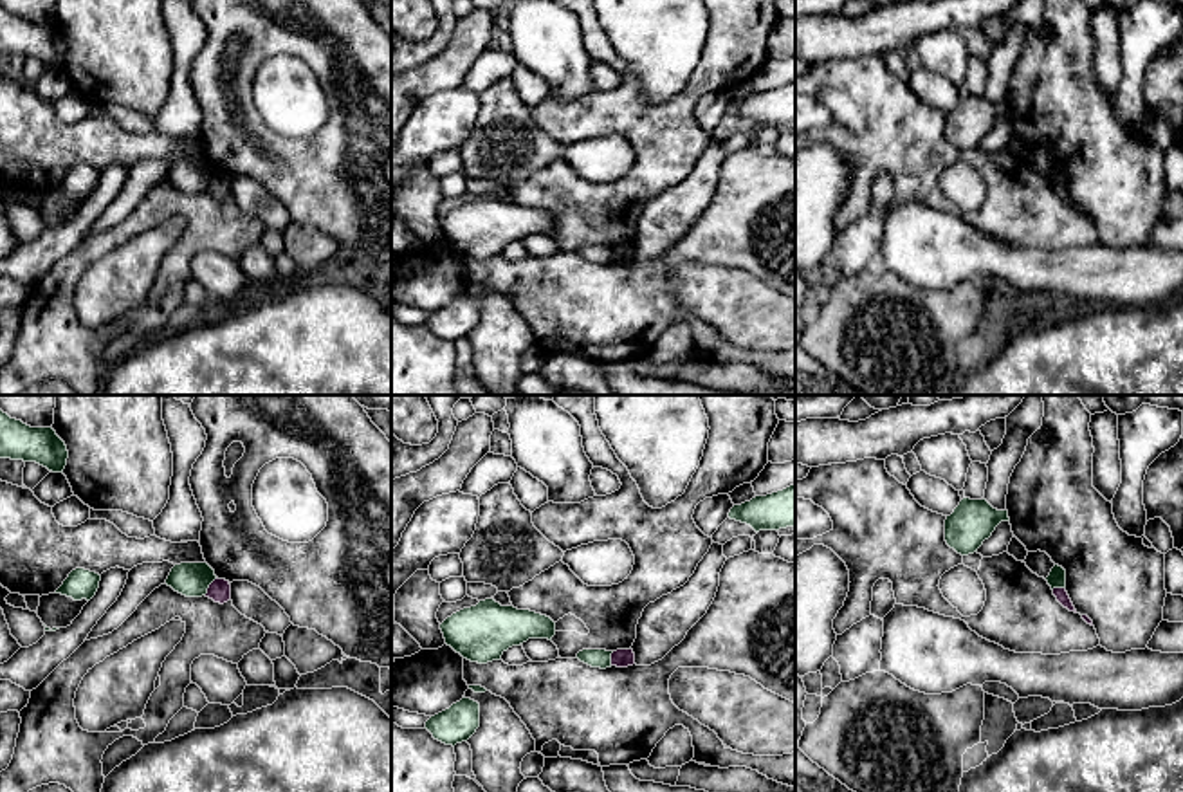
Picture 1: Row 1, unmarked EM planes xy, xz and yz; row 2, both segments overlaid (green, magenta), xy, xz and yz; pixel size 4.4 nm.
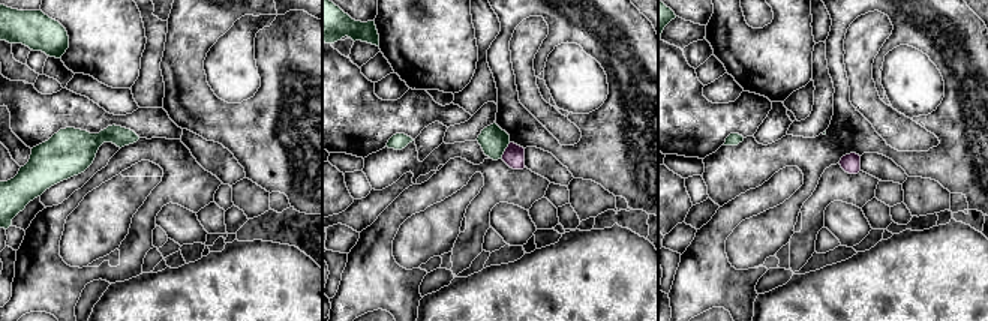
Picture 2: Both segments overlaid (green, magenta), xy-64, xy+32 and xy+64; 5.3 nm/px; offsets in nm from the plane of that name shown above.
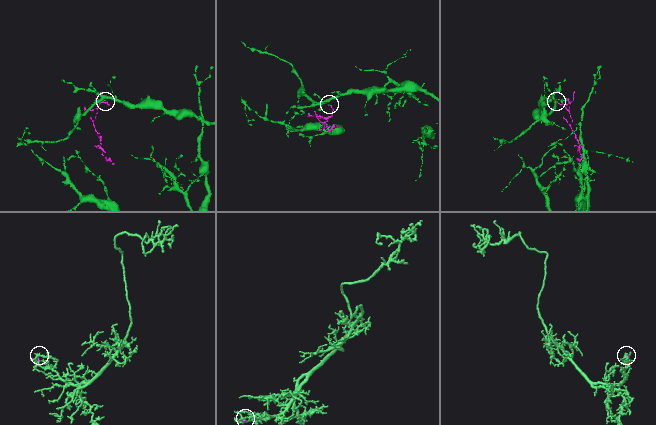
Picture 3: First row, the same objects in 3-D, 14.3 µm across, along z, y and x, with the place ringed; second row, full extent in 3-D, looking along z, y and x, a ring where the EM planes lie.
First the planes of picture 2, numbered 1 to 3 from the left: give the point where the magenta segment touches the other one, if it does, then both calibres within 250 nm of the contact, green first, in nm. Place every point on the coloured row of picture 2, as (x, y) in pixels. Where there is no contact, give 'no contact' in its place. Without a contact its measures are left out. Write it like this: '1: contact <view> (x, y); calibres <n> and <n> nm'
1: no contact
2: contact xy+32 (504, 150); calibres 150 and 110 nm
3: no contact

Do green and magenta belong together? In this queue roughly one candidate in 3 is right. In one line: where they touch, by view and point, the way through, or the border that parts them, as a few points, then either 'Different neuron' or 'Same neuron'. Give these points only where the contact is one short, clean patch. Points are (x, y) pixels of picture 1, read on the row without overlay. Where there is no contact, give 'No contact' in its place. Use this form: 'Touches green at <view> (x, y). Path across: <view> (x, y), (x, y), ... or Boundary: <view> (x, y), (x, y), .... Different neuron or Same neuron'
Touches green at xy (208, 183). Boundary: xy (217, 174), (204, 190). Different neuron

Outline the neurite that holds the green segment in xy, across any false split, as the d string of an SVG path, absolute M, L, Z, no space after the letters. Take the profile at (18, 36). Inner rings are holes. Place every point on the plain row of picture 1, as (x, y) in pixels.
M0 5L0 54L36 58L63 69L69 47L52 23L31 23Z

